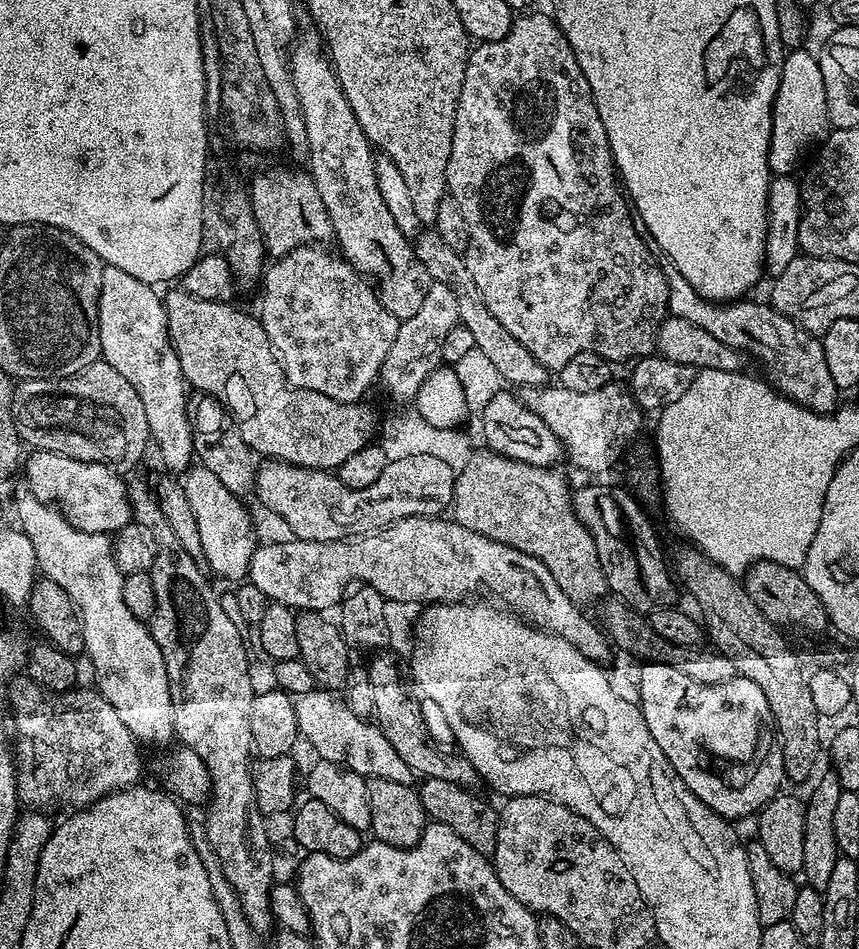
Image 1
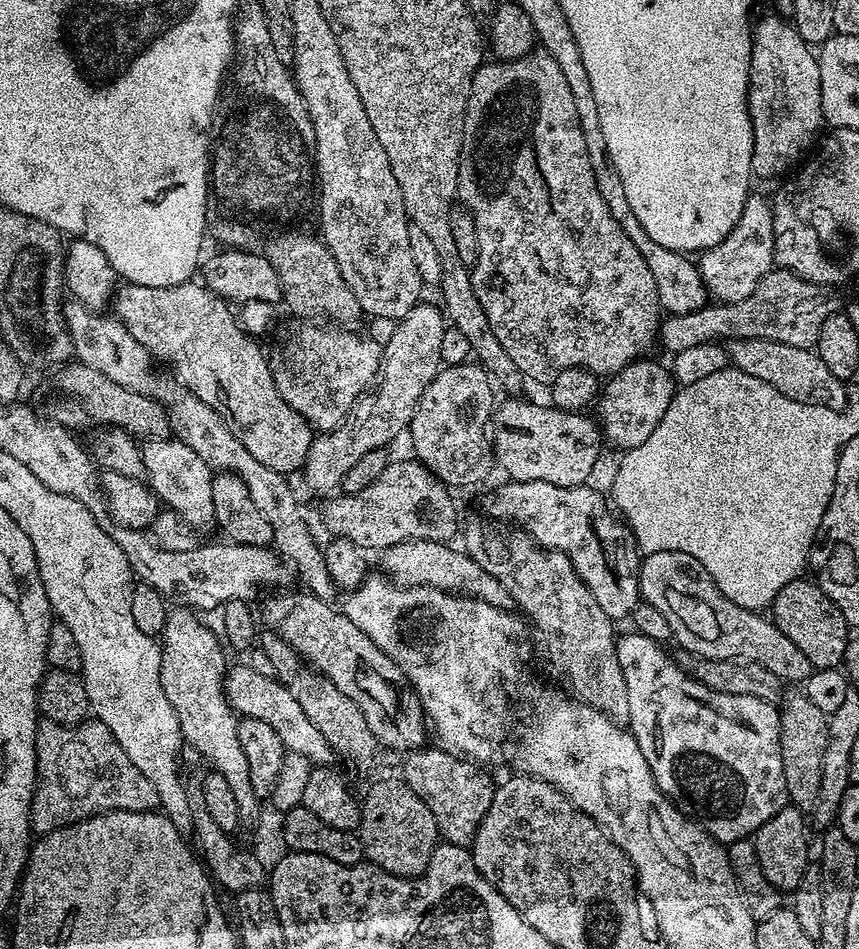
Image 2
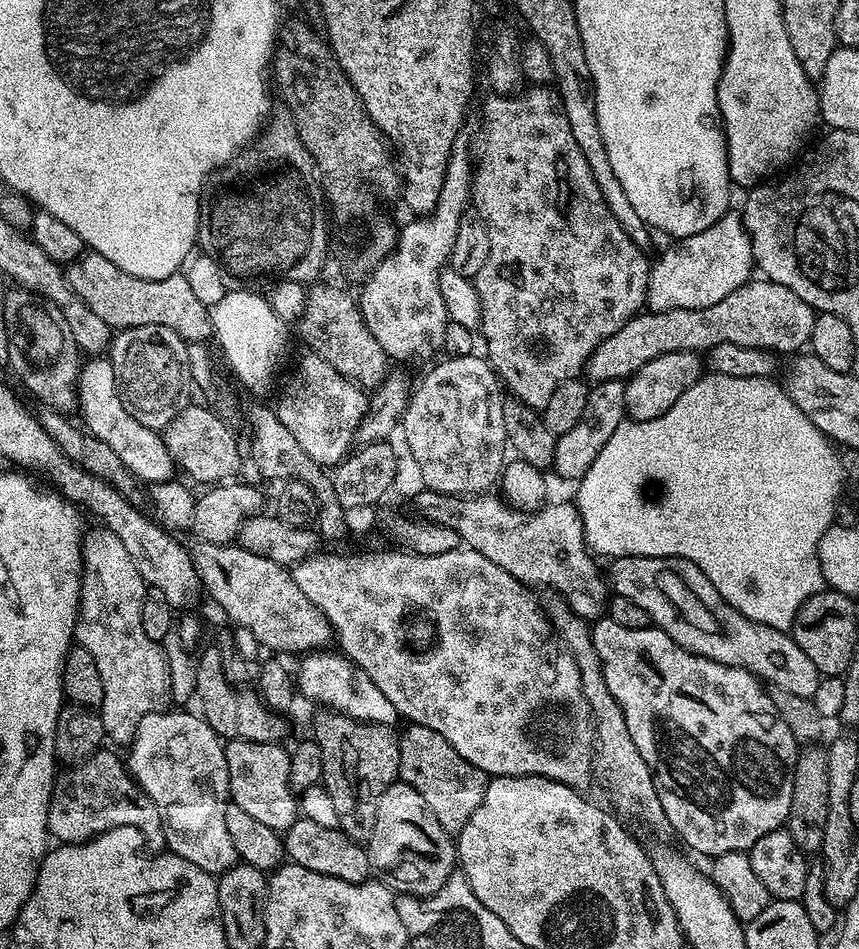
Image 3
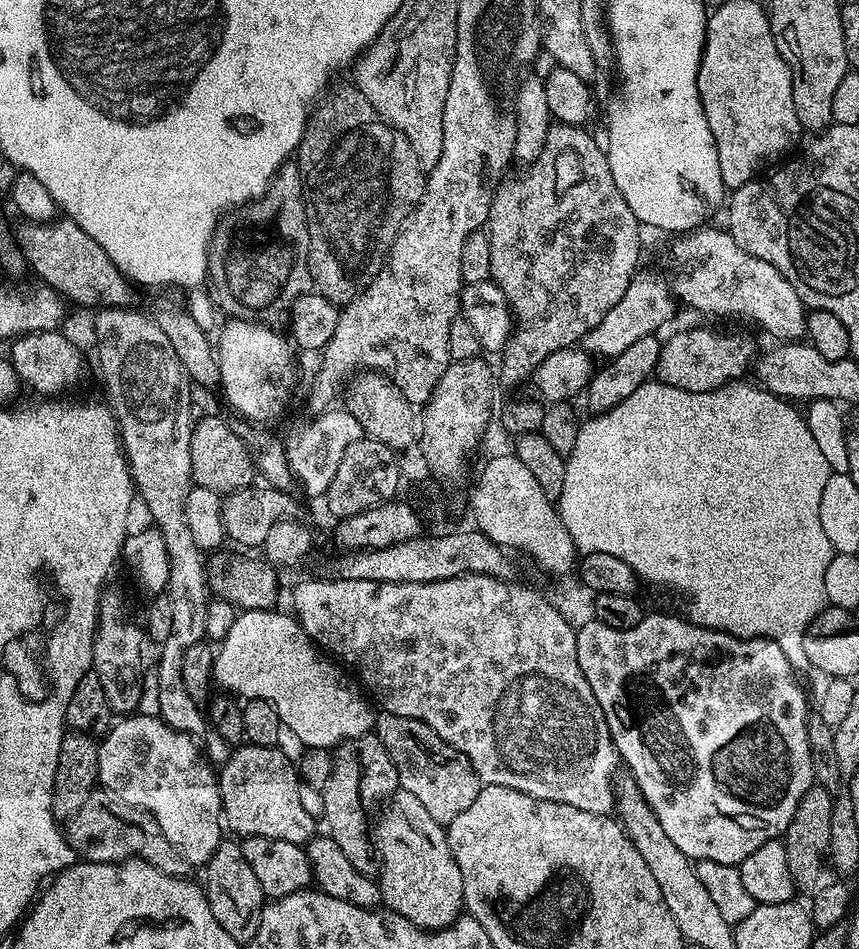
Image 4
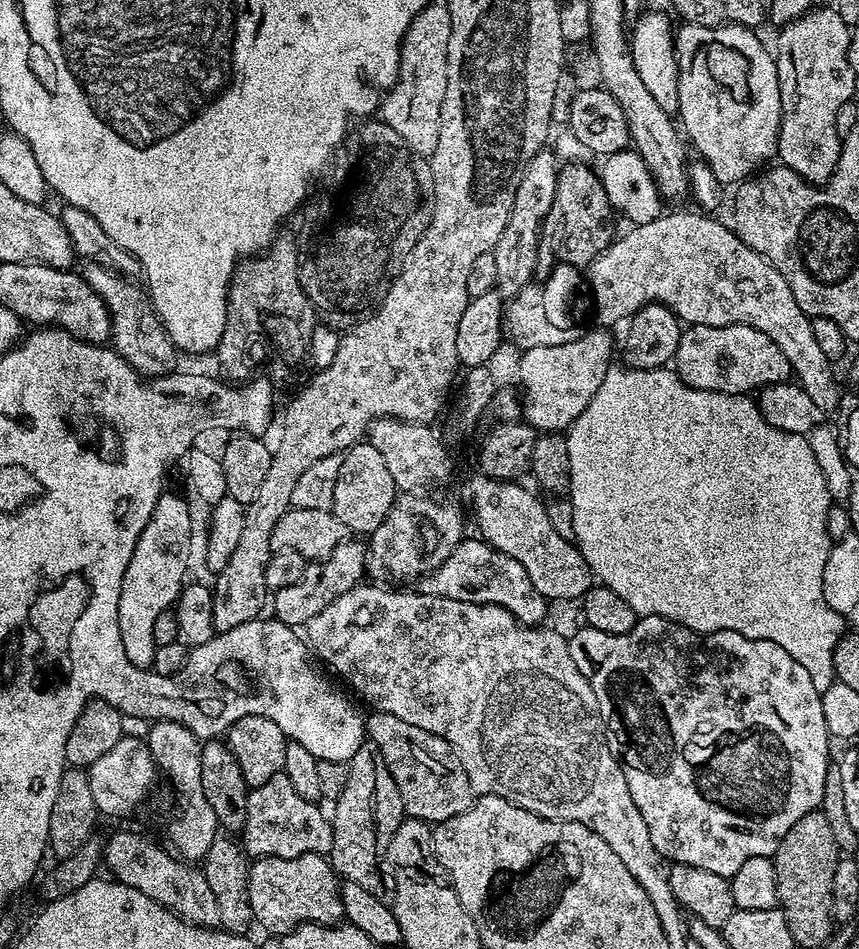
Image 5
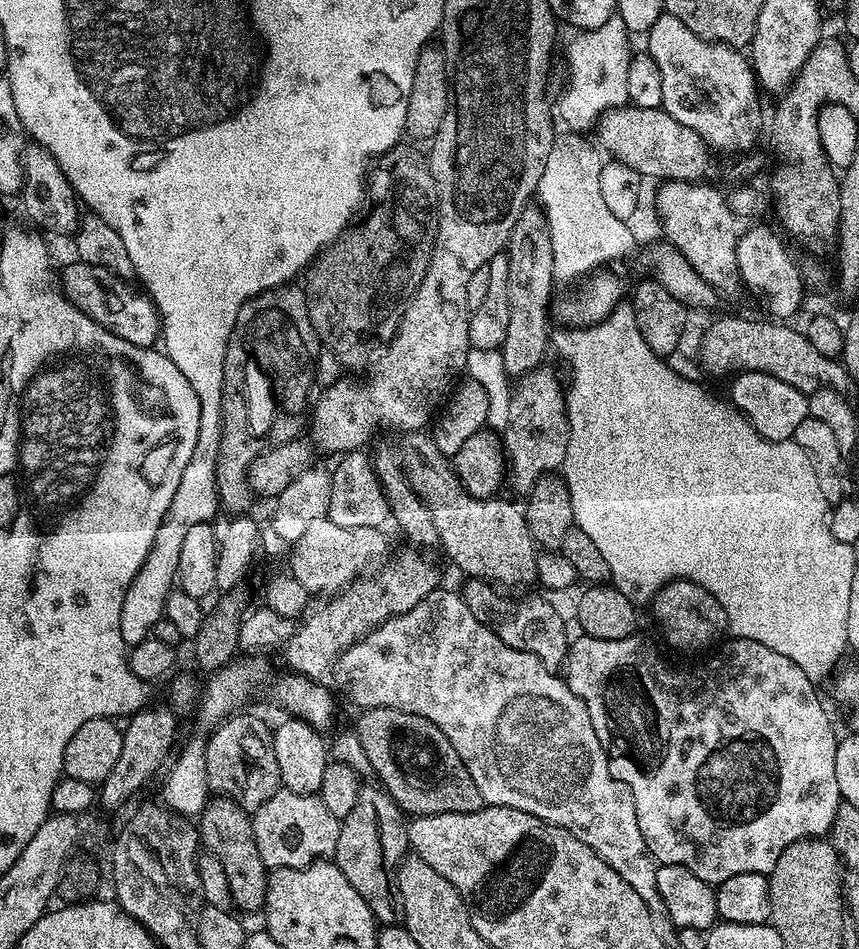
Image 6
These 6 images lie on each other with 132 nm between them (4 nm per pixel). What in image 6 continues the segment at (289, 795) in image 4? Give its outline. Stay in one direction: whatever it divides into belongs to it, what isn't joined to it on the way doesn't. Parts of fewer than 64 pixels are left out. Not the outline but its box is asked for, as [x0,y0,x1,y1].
[251,790,340,868]

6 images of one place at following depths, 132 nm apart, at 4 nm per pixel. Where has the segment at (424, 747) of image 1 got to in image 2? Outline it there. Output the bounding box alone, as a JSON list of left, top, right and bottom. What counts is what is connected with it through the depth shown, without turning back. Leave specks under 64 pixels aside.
[264,590,425,754]

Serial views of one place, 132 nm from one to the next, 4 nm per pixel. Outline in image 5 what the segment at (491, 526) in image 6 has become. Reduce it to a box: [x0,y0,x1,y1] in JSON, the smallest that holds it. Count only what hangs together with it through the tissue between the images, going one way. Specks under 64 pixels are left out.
[366,418,452,493]

